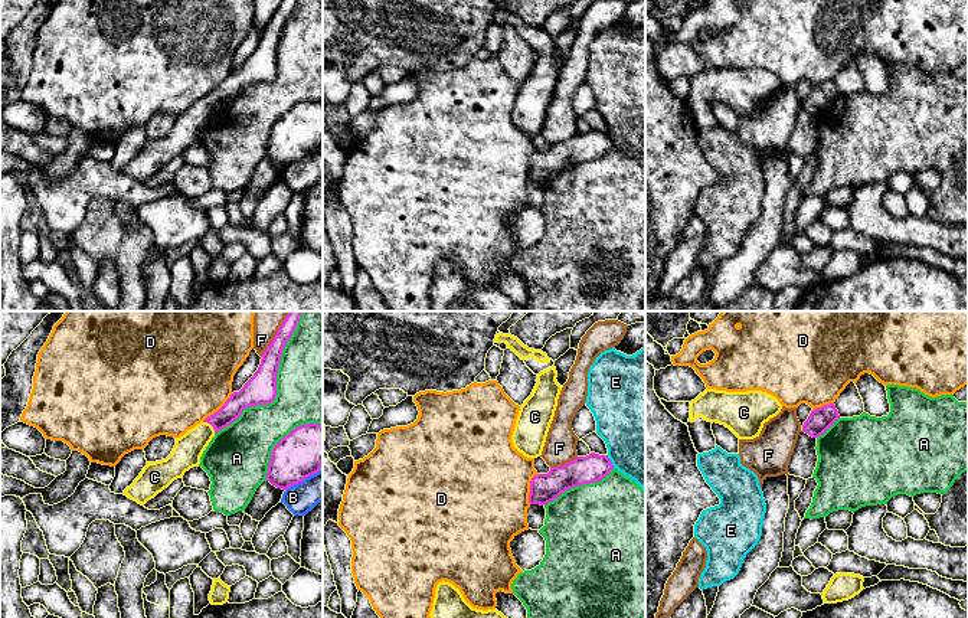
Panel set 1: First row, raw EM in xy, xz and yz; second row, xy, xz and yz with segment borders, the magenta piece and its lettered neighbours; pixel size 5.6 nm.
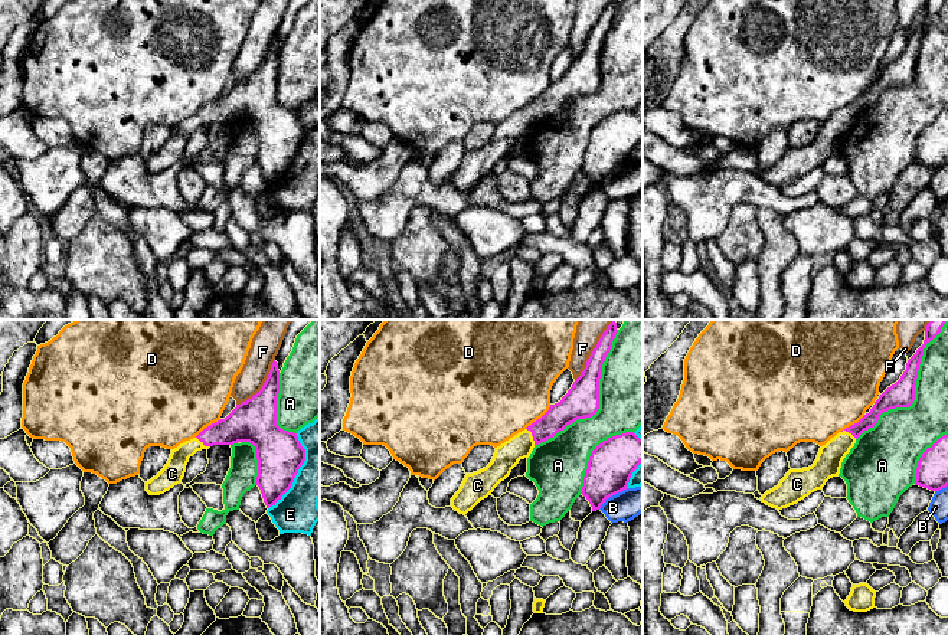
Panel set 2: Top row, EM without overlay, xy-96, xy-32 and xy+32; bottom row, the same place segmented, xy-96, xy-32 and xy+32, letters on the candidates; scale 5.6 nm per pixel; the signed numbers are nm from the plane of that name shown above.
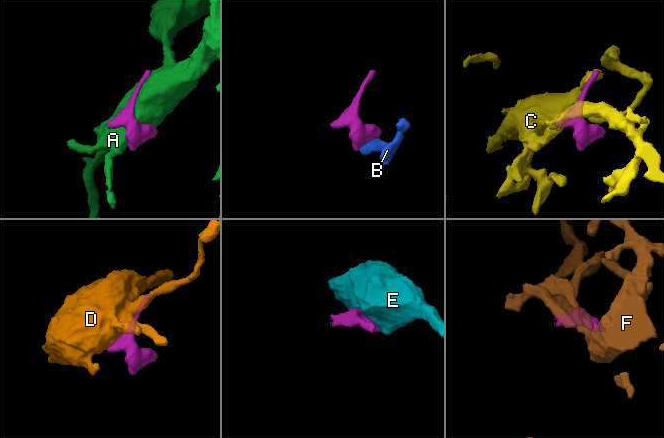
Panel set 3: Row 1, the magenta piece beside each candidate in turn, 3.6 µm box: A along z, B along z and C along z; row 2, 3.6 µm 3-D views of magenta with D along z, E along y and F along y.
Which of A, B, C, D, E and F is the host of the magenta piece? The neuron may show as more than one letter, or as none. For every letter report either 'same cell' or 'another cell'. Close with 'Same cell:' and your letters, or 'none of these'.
A: another cell
B: another cell
C: same cell
D: another cell
E: another cell
F: another cell
Same cell: C

